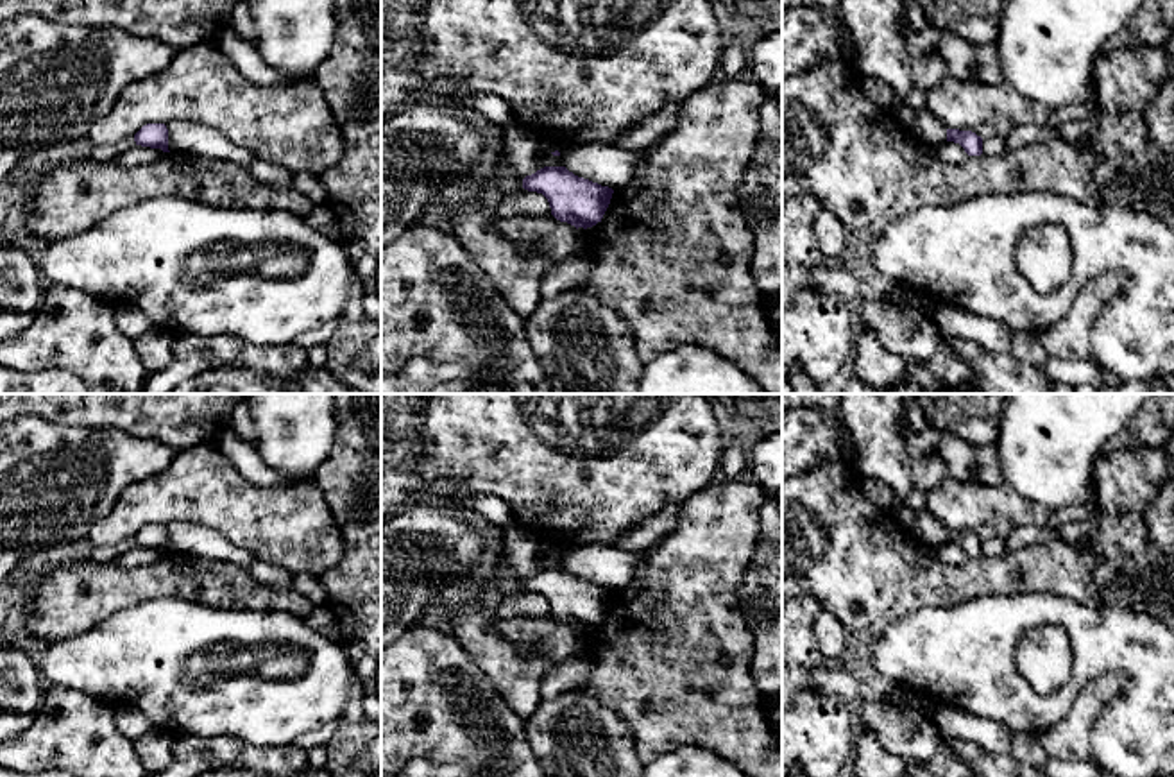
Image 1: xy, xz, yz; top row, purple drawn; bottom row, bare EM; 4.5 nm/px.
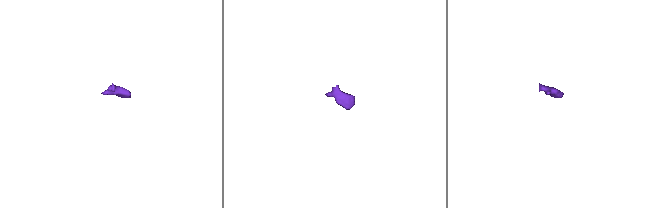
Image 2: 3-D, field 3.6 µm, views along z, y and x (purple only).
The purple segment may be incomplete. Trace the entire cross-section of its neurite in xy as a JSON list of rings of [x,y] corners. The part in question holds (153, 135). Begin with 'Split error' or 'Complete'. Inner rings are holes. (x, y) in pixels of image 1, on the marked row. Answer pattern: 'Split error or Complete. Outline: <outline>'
Complete. Outline: [[[147,124],[134,134],[136,145],[168,150],[168,129],[165,124]]]

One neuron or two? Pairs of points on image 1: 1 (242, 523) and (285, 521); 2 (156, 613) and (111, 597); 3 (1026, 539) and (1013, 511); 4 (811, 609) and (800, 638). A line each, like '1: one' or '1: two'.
1: one
2: two
3: two
4: one

